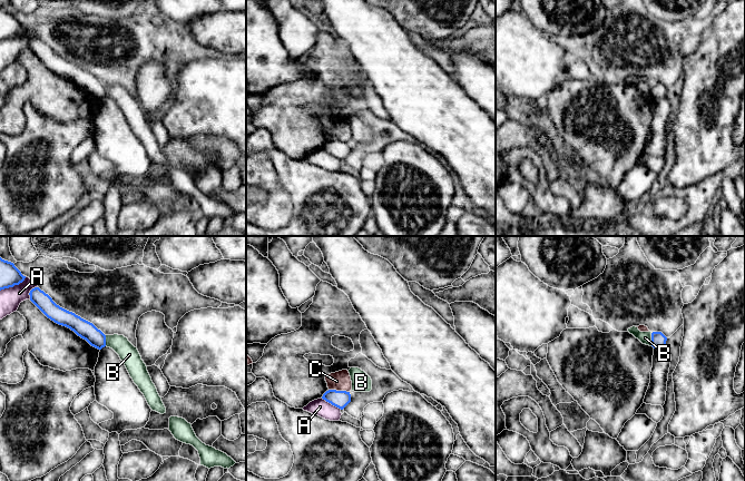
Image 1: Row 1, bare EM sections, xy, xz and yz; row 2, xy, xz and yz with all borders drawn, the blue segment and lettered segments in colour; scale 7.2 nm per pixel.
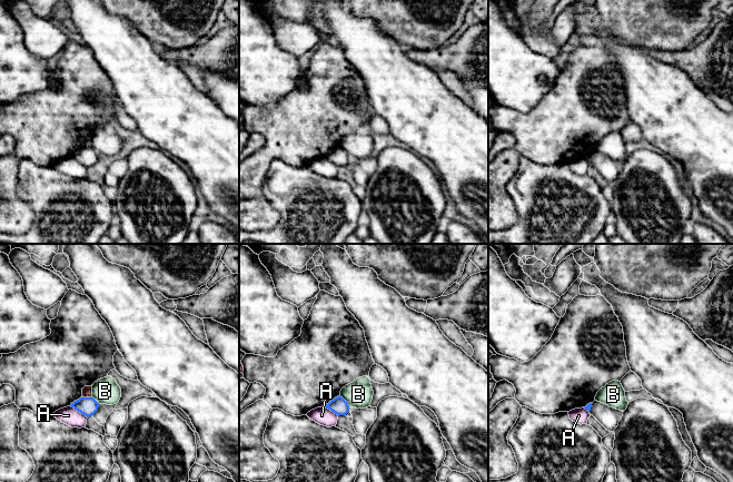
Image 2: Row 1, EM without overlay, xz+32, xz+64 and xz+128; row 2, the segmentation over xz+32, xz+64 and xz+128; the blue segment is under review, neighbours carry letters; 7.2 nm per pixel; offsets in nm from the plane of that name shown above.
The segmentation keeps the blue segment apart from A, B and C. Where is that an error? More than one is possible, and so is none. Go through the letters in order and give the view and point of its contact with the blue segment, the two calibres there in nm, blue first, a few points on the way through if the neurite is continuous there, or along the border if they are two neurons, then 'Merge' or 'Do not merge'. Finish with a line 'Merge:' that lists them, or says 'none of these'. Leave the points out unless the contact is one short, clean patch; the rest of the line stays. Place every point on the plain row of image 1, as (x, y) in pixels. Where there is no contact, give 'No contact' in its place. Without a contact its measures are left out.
A: Touches blue at xz (332, 155). Thickness 130 nm (blue) against 120 nm. Do not merge
B: Touches blue at yz (652, 90). Thickness 110 nm (blue) against 90 nm. Boundary: yz (650, 84), (652, 96). Do not merge
C: Touches blue at xz (339, 141). Thickness 130 nm (blue) against 140 nm. Do not merge
Merge: none of these

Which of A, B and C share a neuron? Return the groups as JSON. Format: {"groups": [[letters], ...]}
{"groups": [["A"], ["B"], ["C"]]}

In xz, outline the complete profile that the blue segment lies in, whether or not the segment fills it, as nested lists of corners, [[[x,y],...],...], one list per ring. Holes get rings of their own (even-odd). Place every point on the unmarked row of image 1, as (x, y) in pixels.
[[[329,140],[323,145],[322,149],[343,160],[351,153],[351,145],[346,141]]]

